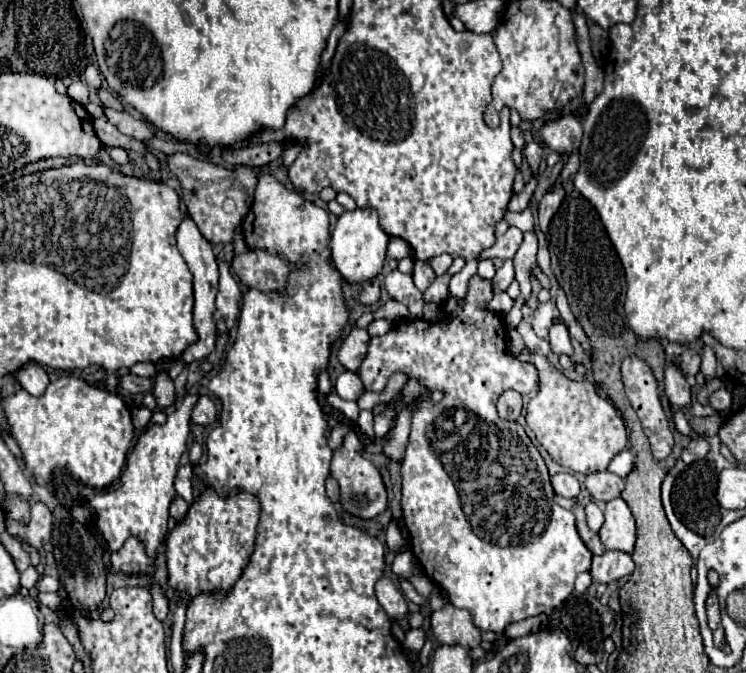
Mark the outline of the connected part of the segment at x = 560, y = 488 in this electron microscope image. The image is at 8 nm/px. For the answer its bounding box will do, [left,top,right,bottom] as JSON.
[552,472,580,498]

